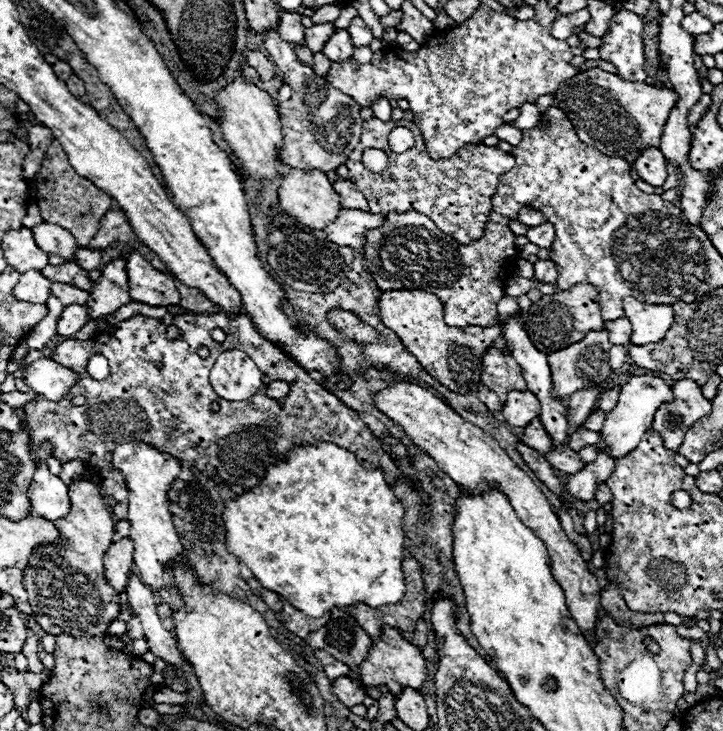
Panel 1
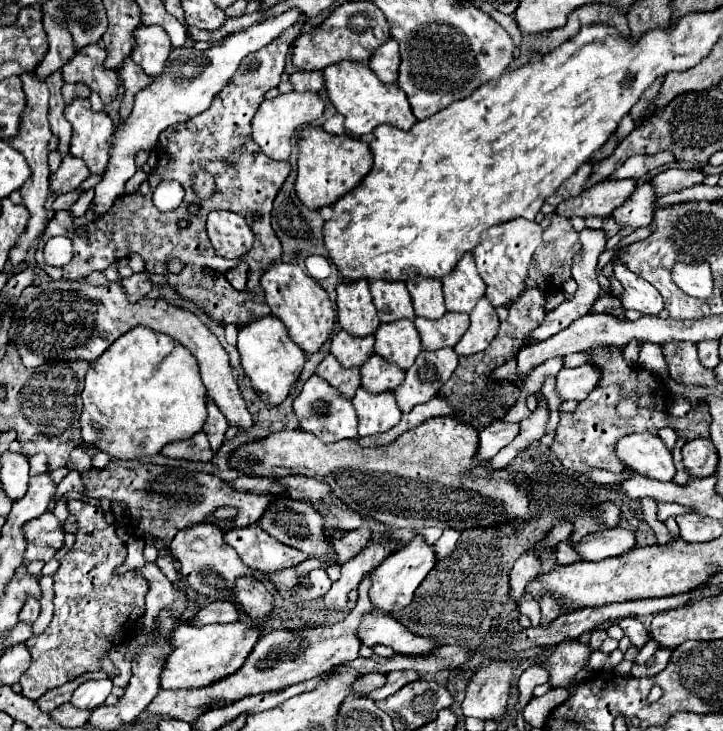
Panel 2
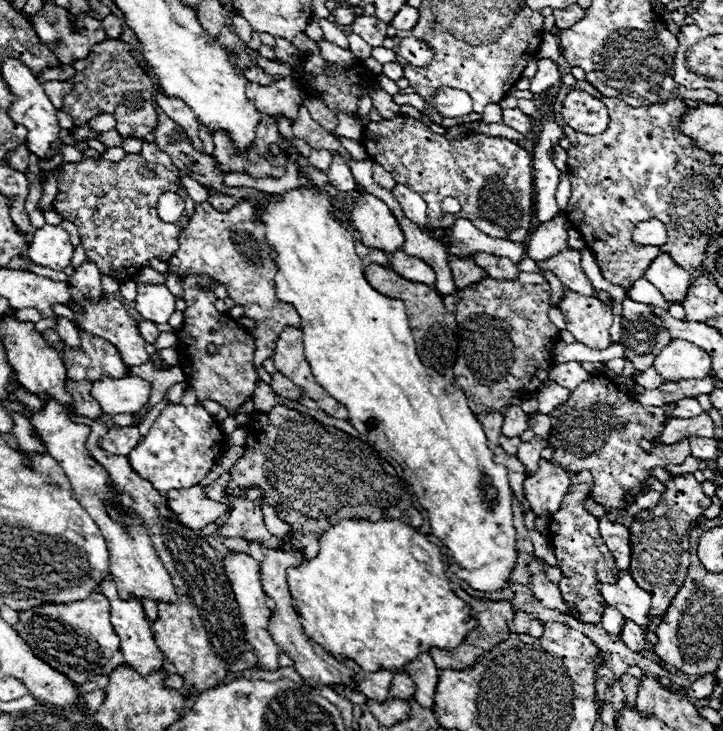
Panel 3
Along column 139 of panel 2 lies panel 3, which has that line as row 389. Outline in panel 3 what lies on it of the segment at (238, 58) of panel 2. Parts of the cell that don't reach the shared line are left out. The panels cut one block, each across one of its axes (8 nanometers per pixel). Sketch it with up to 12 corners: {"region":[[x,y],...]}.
{"region":[[136,376],[94,382],[110,416],[140,412],[152,384]]}

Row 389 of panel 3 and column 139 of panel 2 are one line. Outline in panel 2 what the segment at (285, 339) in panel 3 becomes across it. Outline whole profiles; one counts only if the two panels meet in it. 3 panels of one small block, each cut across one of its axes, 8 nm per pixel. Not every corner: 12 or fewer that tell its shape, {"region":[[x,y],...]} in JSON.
{"region":[[120,282],[24,288],[8,336],[26,368],[92,362],[136,324],[198,360],[208,398],[252,416],[228,354],[194,312],[130,302]]}

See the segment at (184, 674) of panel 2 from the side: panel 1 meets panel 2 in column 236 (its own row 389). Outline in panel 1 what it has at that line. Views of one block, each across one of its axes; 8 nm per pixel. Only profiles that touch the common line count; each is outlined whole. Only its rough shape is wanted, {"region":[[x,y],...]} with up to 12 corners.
{"region":[[634,376],[606,414],[598,452],[638,446],[656,408],[672,400],[662,378]]}

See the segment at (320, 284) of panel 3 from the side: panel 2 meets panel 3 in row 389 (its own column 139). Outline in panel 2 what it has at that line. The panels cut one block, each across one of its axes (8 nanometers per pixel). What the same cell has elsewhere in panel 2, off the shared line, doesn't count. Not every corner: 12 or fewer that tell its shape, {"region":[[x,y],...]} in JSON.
{"region":[[148,326],[90,364],[82,440],[114,458],[200,432],[196,358]]}

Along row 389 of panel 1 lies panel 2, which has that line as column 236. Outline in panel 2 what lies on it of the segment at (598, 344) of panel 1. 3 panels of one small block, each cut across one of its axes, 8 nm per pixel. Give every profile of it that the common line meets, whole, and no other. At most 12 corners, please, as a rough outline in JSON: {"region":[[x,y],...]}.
{"region":[[210,522],[178,532],[170,552],[194,592],[232,602],[242,564]]}

